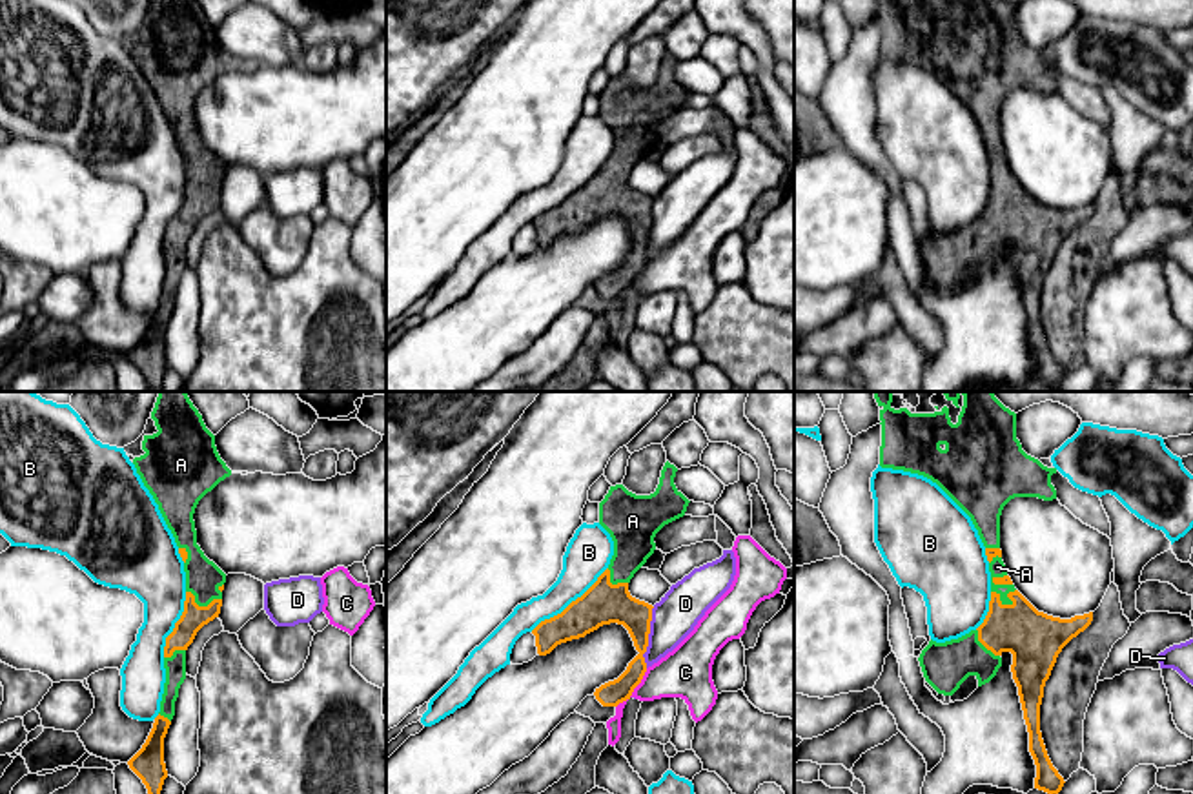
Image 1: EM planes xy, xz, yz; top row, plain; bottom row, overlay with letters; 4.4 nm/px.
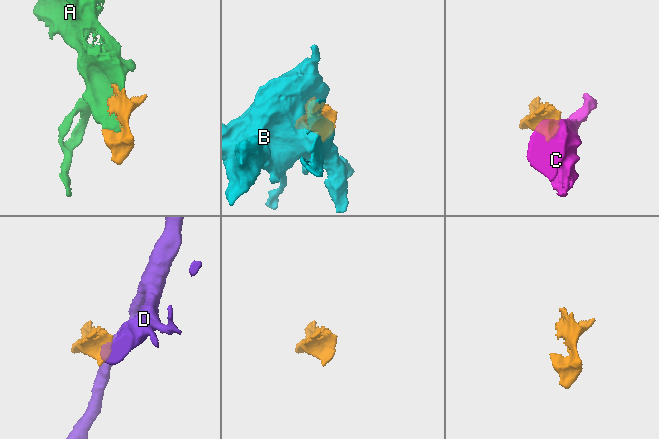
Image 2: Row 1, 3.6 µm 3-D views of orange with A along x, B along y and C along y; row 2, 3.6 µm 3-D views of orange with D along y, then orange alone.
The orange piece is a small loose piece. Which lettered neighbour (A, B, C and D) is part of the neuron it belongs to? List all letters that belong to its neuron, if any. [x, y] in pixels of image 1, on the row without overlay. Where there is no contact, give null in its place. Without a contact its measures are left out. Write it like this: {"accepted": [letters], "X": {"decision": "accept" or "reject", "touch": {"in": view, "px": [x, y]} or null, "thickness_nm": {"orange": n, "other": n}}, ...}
{"accepted": ["A"], "A": {"decision": "accept", "touch": {"in": "yz", "px": [1000, 193]}, "thickness_nm": {"orange": 240, "other": 70}}, "B": {"decision": "reject", "touch": {"in": "xz", "px": [571, 195]}, "thickness_nm": {"orange": 190, "other": 200}}, "C": {"decision": "reject", "touch": {"in": "xz", "px": [634, 279]}, "thickness_nm": {"orange": 110, "other": 220}}, "D": {"decision": "reject", "touch": {"in": "xz", "px": [647, 230]}, "thickness_nm": {"orange": 190, "other": 190}}}

